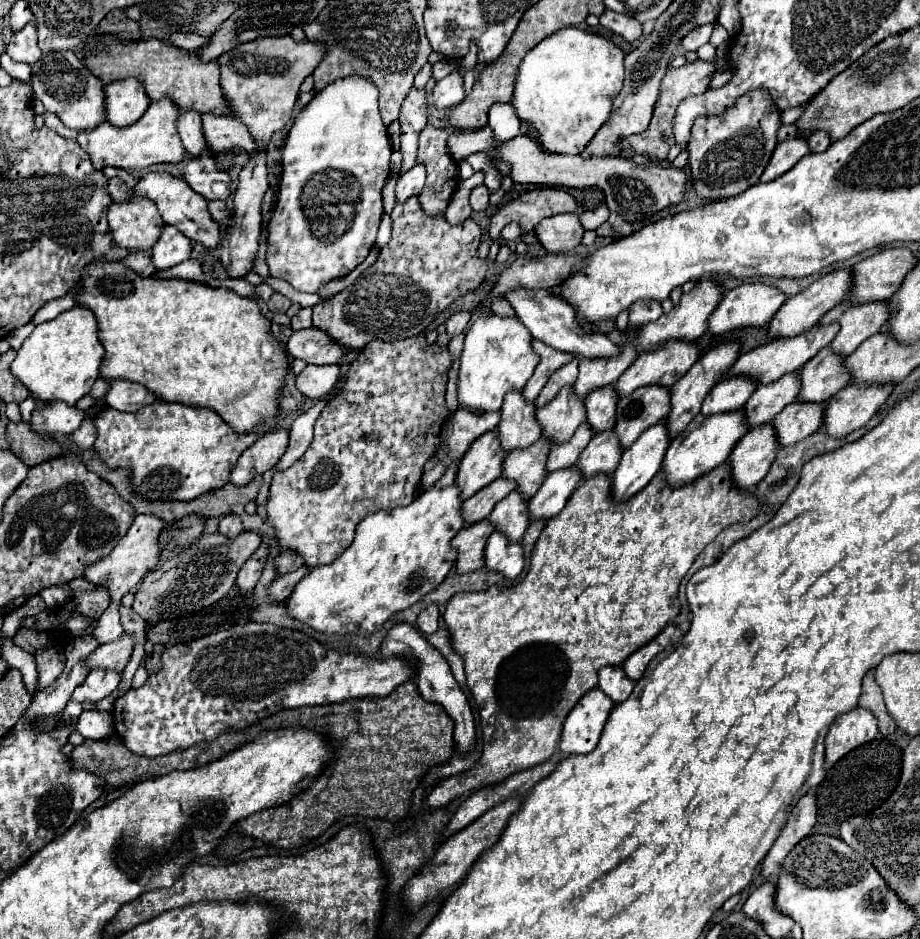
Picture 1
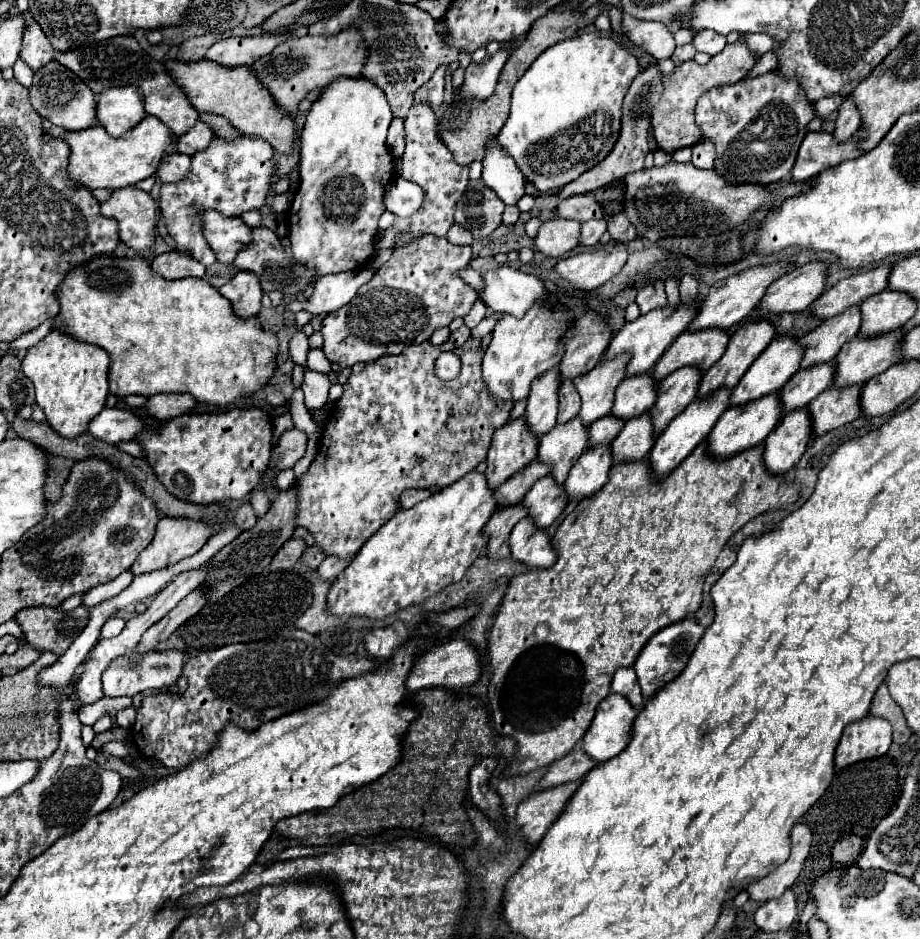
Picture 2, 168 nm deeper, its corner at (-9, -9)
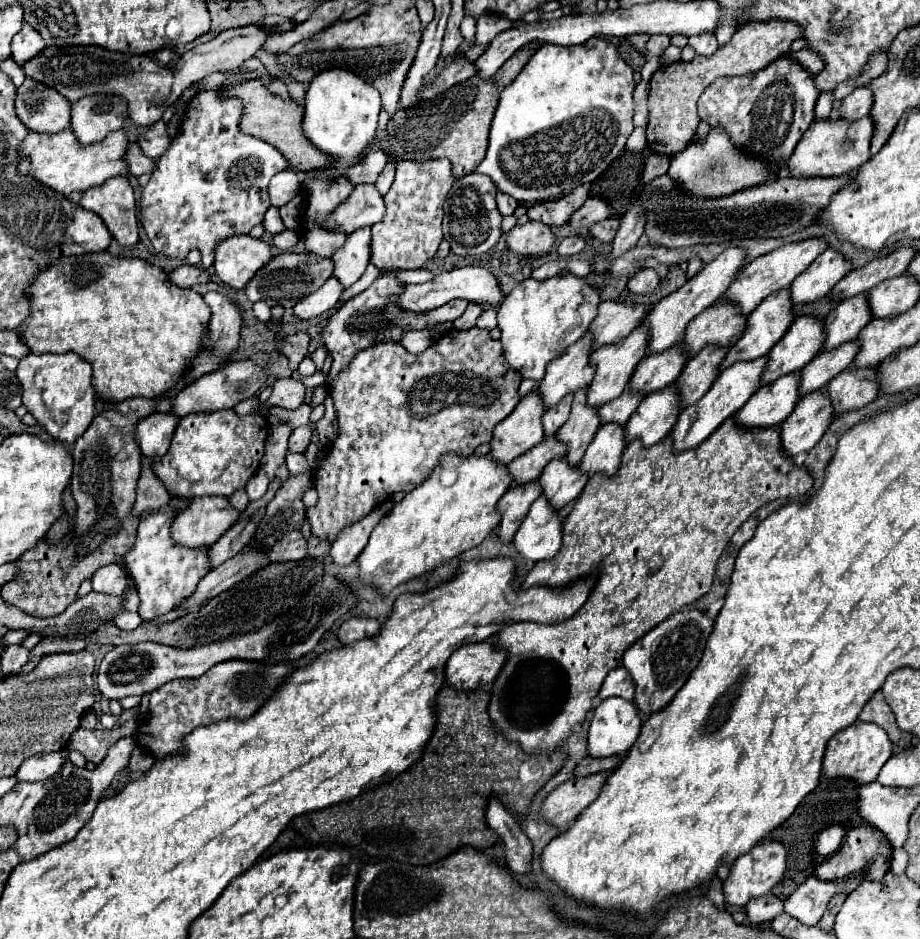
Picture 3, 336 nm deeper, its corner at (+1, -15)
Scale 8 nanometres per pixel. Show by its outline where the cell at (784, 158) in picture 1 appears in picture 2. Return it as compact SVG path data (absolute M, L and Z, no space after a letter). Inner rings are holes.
M807 133L799 153L797 161L791 171L791 181L793 183L805 183L819 175L827 167L835 167L841 161L859 157L863 151L857 147L855 139L851 137L847 143L837 143L833 141L833 135L829 133Z

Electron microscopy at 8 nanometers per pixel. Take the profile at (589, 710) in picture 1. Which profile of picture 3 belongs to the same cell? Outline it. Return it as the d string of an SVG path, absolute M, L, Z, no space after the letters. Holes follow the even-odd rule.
M621 697L605 699L593 713L587 749L591 757L625 755L641 731L641 715L633 701Z

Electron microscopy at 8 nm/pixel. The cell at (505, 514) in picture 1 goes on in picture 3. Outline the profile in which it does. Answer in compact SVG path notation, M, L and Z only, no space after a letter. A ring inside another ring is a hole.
M565 457L553 459L543 475L539 477L539 483L543 487L543 495L549 499L553 509L561 509L569 501L577 499L577 495L583 491L587 483L587 473L583 473L577 465L567 463Z

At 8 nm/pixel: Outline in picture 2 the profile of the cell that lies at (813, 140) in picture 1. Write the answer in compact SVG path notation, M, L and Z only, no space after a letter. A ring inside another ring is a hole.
M847 97L839 109L839 117L837 117L837 125L835 125L835 131L833 131L833 137L841 143L841 141L847 141L855 131L859 129L859 117L857 117L857 111L855 111L855 105L853 101Z

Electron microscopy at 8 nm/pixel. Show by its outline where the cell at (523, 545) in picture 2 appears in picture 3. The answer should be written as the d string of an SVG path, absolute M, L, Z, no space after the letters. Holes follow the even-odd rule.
M541 495L531 505L525 521L513 537L513 543L523 559L545 561L557 555L561 547L561 535L563 521L559 511L549 507L549 501Z

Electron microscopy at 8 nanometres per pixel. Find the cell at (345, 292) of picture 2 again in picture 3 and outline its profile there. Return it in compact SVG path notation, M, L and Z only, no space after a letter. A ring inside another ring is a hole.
M331 277L327 279L327 283L323 287L319 287L319 291L307 295L307 299L299 301L295 307L293 307L293 313L299 317L299 319L311 319L311 317L317 317L325 311L329 311L341 297L343 293L343 287L341 283Z

